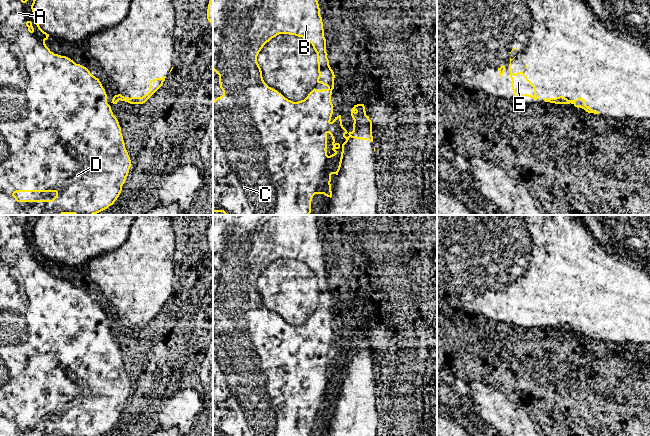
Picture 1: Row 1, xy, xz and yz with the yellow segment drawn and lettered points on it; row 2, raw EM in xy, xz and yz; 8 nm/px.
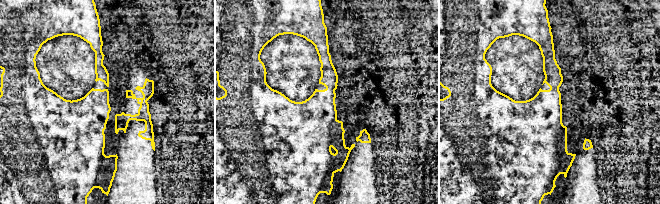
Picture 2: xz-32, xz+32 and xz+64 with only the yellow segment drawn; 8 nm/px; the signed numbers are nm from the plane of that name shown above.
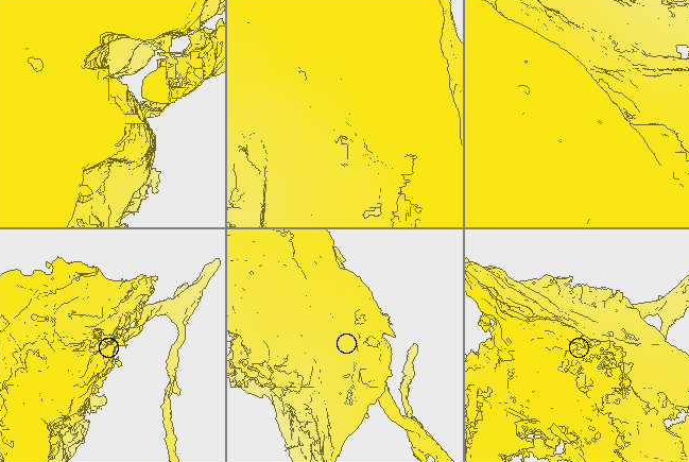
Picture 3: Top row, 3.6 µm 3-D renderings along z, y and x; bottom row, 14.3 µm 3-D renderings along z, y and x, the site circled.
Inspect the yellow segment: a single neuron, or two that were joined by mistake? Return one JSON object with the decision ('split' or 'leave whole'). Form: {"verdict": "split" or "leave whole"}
{"verdict": "split"}

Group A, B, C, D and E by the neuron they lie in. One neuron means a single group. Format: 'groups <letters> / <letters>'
groups A B C D / E

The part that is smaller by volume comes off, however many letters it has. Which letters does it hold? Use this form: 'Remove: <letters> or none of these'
Remove: E

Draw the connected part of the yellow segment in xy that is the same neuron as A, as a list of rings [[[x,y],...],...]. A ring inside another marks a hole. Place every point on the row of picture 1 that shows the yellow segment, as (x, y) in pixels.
[[[0,0],[0,215],[94,215],[107,209],[117,200],[122,191],[122,186],[125,183],[126,177],[128,176],[129,169],[132,165],[131,160],[125,148],[121,127],[117,118],[113,115],[111,106],[107,103],[107,94],[101,82],[98,78],[93,76],[86,67],[80,64],[76,64],[73,60],[66,56],[54,54],[50,51],[50,49],[45,44],[49,34],[40,28],[35,18],[35,11],[33,8],[35,1],[36,0]],[[17,192],[55,192],[56,196],[52,200],[18,200],[14,195]]]

